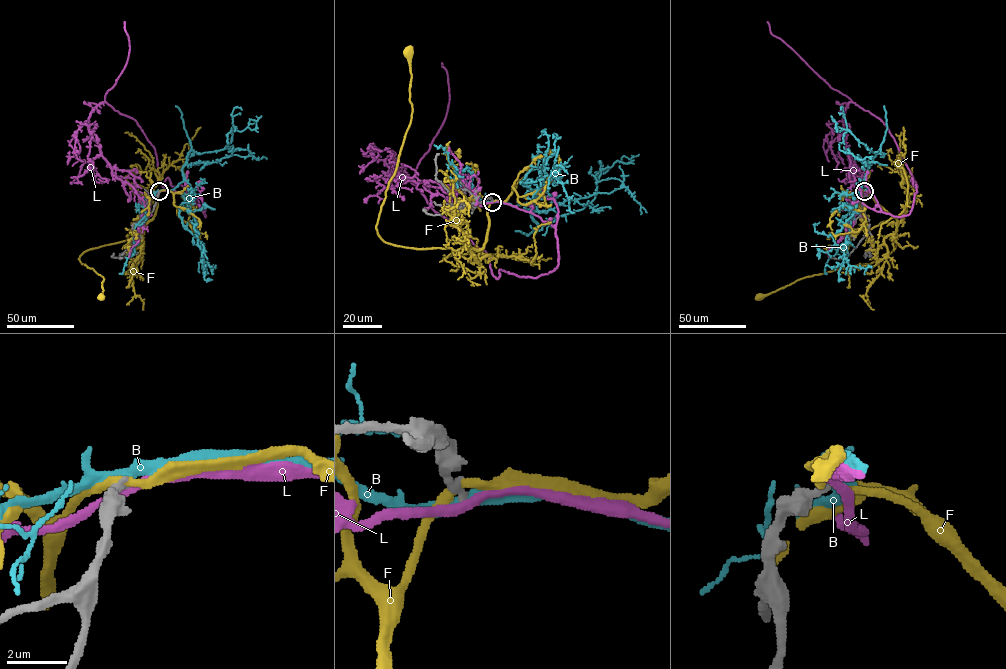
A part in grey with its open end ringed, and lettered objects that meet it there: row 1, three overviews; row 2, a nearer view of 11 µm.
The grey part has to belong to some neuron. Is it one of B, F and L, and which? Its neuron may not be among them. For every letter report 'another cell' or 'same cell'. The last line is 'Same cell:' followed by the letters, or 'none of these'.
B: another cell
F: another cell
L: another cell
Same cell: none of these

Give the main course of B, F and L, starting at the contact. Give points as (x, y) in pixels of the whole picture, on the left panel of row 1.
B: (159, 191), (172, 190), (183, 180), (182, 168), (191, 150), (222, 149), (235, 129), (255, 128), (249, 118)
F: (159, 191), (156, 213), (139, 233), (131, 238), (85, 251), (78, 259), (104, 278), (101, 296)
L: (159, 191), (205, 216), (163, 186), (137, 123), (100, 103), (90, 136), (143, 207), (128, 257)

